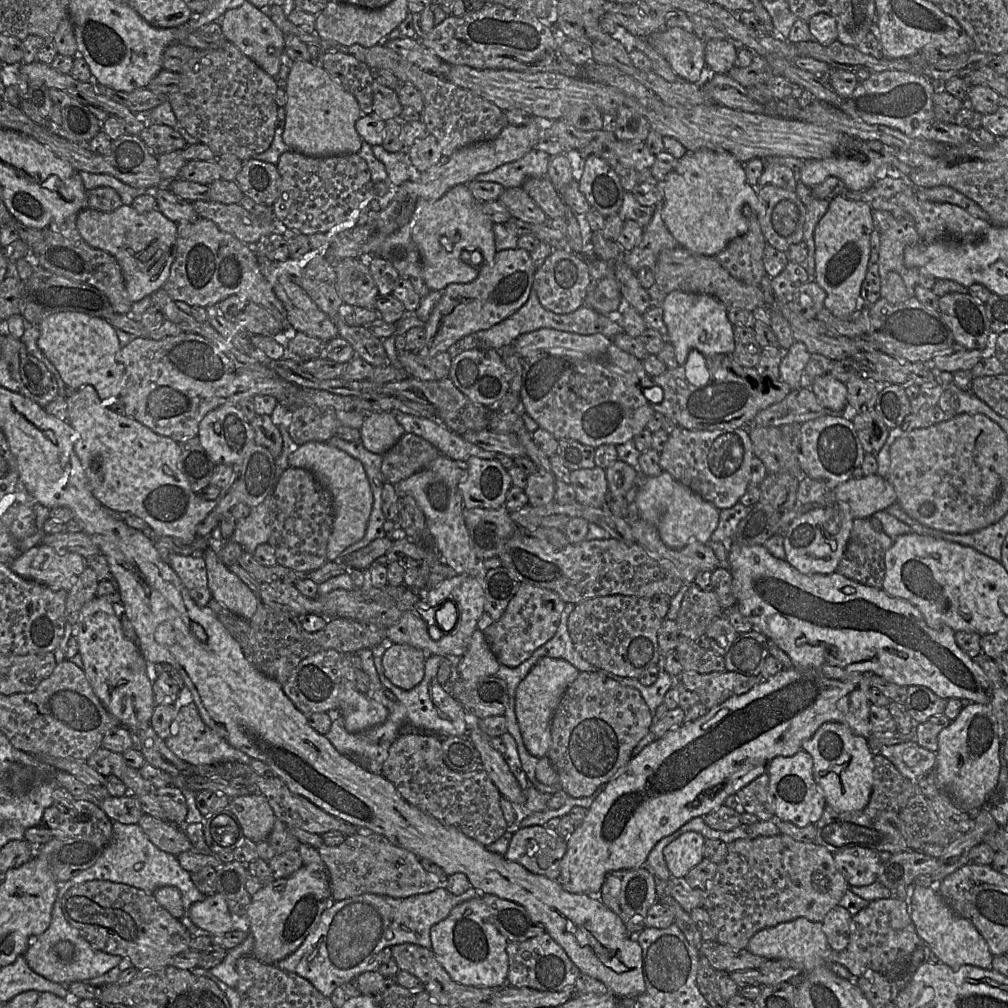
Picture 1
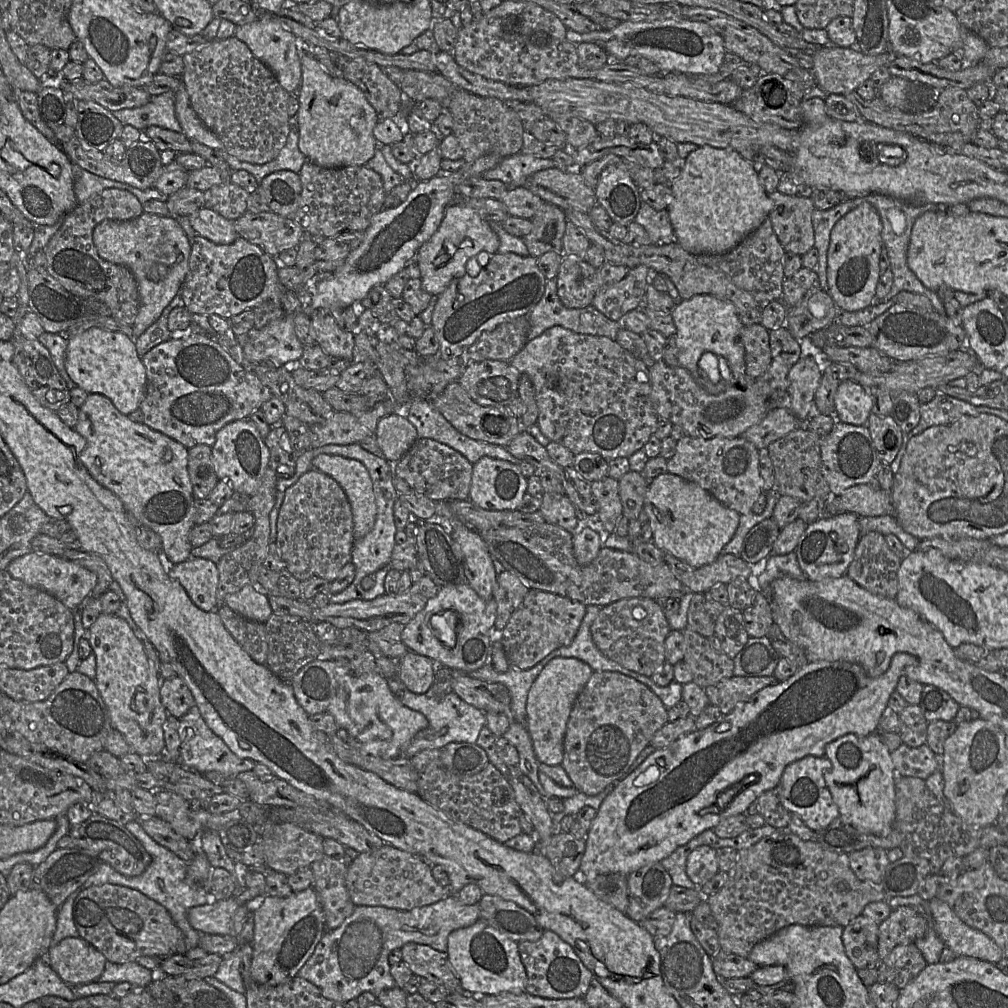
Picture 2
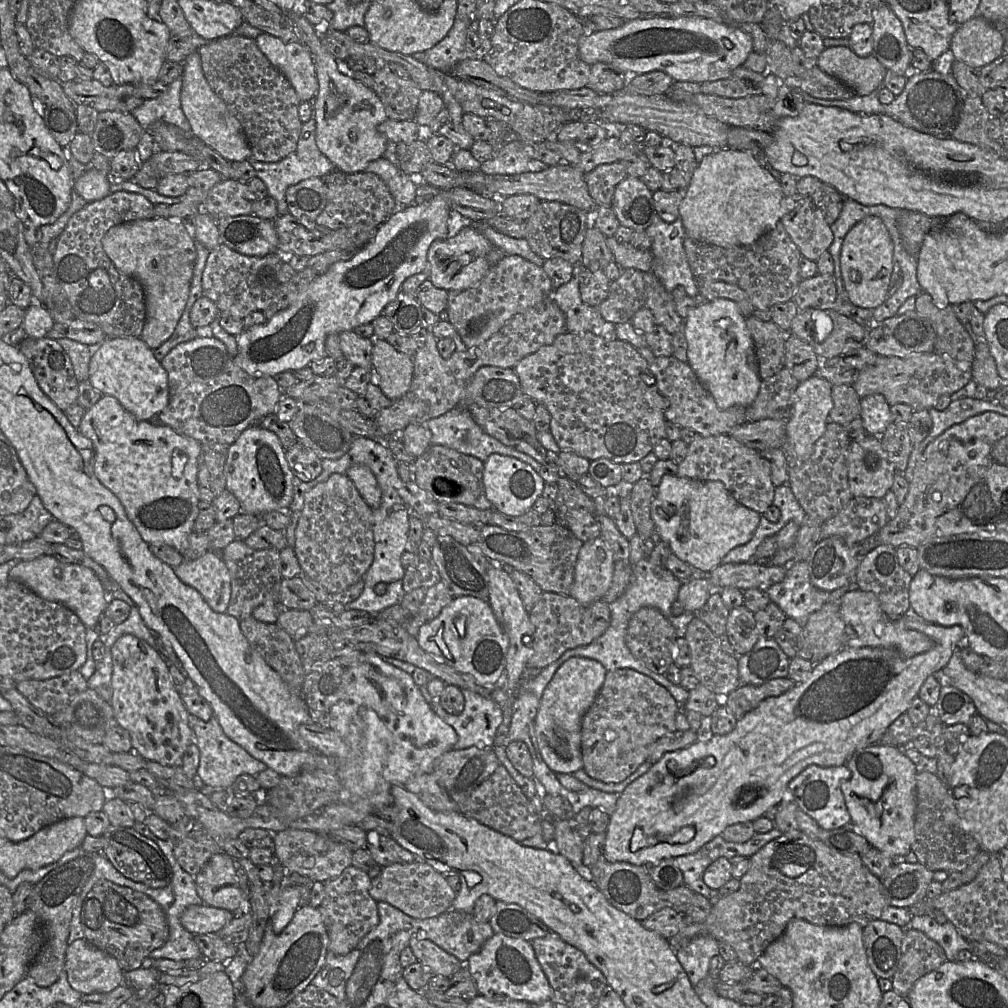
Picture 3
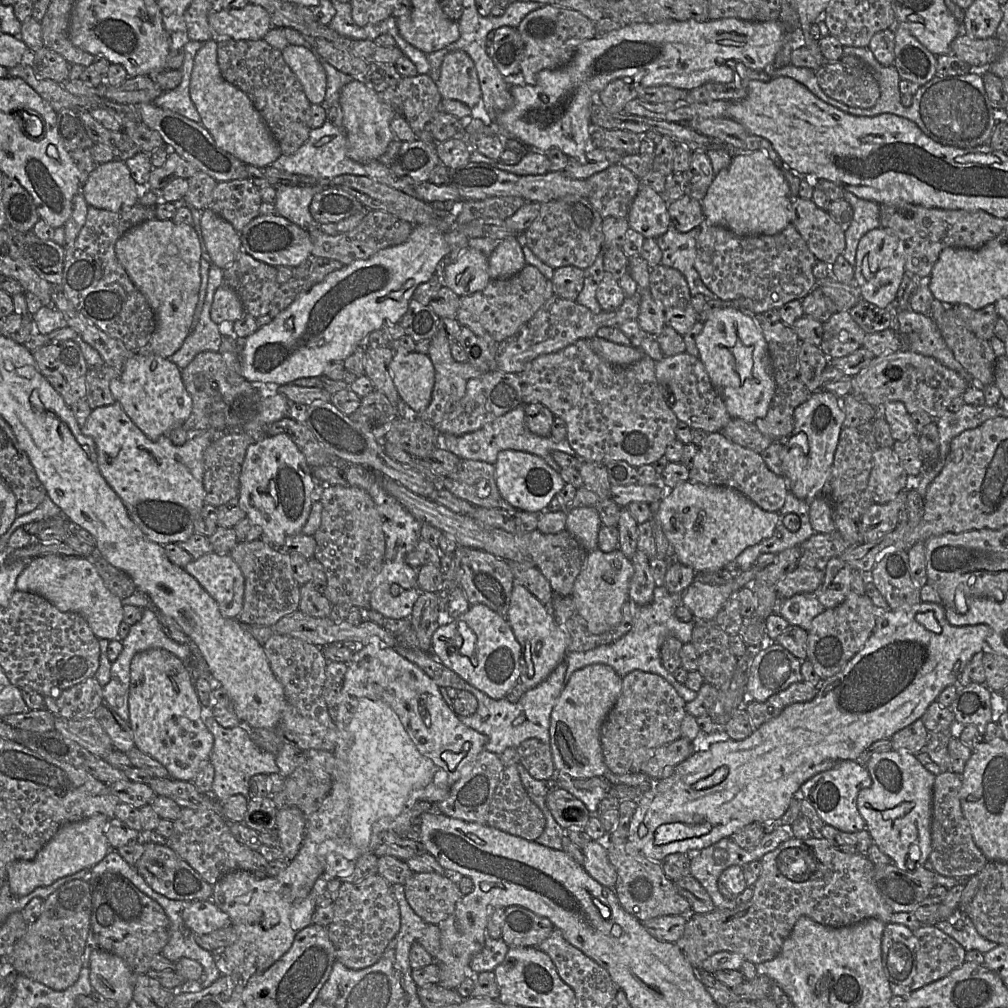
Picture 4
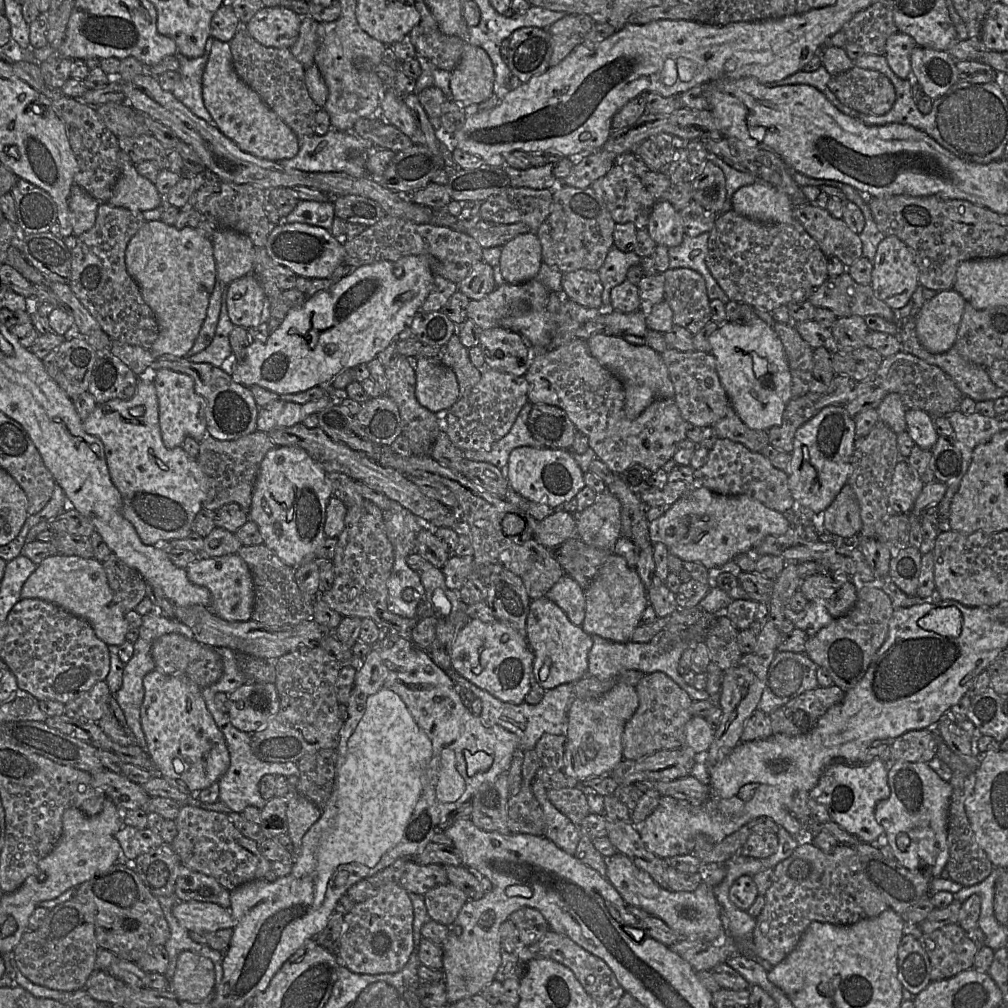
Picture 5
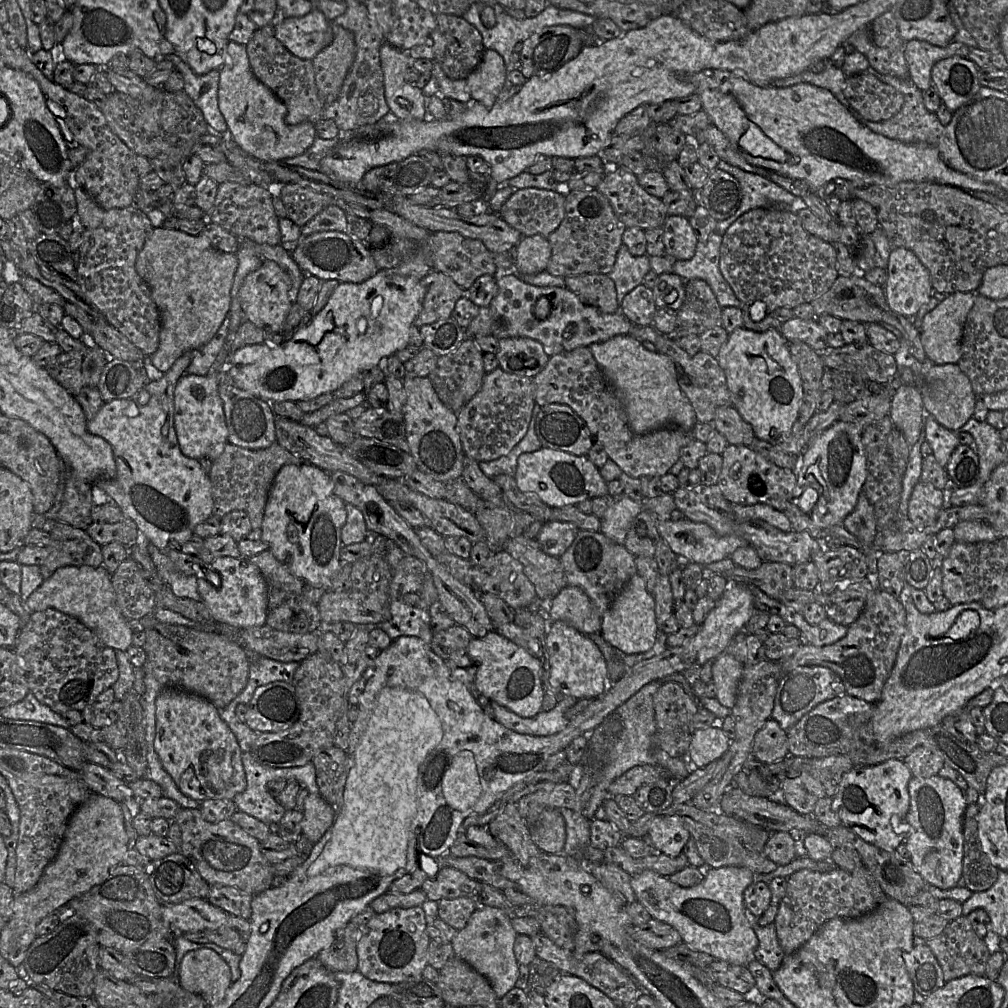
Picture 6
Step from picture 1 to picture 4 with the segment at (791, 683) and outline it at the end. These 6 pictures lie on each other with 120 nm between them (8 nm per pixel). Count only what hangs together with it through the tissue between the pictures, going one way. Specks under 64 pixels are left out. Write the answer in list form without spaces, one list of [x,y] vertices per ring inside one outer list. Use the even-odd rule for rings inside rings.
[[[920,601],[917,604],[895,610],[881,610],[876,620],[875,628],[863,648],[854,655],[845,667],[836,675],[822,680],[817,687],[816,696],[807,702],[794,703],[787,706],[777,717],[756,728],[744,740],[726,739],[716,742],[702,752],[695,752],[687,760],[679,764],[671,775],[649,785],[638,799],[638,805],[633,814],[629,832],[626,838],[626,850],[630,854],[640,854],[645,858],[660,863],[666,856],[675,853],[687,854],[690,851],[700,851],[722,838],[730,838],[733,833],[747,824],[779,820],[786,812],[791,799],[796,796],[801,785],[814,775],[833,768],[845,760],[855,761],[873,743],[890,739],[897,731],[919,720],[930,704],[936,701],[939,694],[948,686],[957,684],[958,679],[971,658],[986,648],[986,639],[991,630],[987,625],[953,626],[946,618],[943,605]]]

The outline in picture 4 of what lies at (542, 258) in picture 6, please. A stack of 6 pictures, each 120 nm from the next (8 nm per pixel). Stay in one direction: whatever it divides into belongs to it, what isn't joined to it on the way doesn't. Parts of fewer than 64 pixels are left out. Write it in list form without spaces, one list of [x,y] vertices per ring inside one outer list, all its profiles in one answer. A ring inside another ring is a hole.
[[[520,235],[509,236],[501,240],[488,256],[491,279],[505,279],[516,275],[526,265],[522,251],[523,241]]]

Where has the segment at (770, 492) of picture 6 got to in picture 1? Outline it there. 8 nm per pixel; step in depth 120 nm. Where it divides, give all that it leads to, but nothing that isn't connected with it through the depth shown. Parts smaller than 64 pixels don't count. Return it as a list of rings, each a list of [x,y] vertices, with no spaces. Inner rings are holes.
[[[676,426],[659,454],[659,463],[663,472],[722,510],[733,507],[745,493],[754,457],[747,428],[699,431]]]

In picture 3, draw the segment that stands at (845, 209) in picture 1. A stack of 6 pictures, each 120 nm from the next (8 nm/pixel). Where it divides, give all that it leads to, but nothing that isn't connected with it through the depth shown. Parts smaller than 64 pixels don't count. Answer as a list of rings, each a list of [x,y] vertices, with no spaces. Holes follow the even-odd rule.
[[[867,216],[846,234],[840,254],[840,270],[849,301],[862,308],[876,308],[888,297],[894,261],[894,247],[889,232],[877,216]]]

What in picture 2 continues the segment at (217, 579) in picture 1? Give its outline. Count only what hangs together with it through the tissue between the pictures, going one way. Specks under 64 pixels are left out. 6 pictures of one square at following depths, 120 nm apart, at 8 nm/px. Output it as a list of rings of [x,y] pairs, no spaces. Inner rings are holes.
[[[246,585],[240,591],[228,594],[224,604],[245,619],[266,622],[274,612],[268,596],[261,589],[260,585]]]

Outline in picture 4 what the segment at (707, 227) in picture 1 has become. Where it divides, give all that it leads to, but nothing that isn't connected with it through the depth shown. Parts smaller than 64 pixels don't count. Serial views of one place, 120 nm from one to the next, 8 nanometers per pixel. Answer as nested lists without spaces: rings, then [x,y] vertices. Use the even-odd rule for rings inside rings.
[[[765,150],[733,155],[728,167],[719,171],[700,201],[705,222],[723,226],[736,235],[775,235],[790,223],[793,198],[789,184]]]

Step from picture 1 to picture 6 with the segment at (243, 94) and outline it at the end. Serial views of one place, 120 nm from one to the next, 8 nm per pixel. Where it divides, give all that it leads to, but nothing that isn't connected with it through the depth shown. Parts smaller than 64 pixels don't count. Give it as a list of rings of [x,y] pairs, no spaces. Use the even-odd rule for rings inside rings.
[[[275,25],[258,28],[246,45],[246,51],[254,76],[285,104],[288,124],[311,122],[316,125],[323,120],[325,105],[319,95],[312,61],[292,54],[276,38]]]

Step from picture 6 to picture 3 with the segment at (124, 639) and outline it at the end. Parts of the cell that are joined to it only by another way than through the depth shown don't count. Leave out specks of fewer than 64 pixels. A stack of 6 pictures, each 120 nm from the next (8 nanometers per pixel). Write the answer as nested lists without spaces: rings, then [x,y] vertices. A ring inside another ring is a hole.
[[[53,555],[21,561],[10,570],[9,579],[21,582],[45,600],[66,606],[79,617],[87,629],[97,629],[110,600],[93,570],[78,564],[63,563]]]

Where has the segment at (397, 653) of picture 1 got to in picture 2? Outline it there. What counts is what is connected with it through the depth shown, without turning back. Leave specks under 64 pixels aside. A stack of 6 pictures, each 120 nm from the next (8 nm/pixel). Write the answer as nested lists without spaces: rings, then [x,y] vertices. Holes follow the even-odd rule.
[[[407,652],[398,662],[398,678],[413,693],[424,694],[436,682],[437,664],[425,656]]]

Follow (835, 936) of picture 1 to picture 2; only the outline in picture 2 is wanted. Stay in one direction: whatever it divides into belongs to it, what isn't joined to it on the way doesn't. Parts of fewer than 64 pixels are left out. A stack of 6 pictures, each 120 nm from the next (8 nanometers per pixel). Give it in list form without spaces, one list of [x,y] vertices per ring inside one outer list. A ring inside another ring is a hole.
[[[862,915],[843,927],[845,953],[856,969],[877,969],[878,933],[879,924]]]

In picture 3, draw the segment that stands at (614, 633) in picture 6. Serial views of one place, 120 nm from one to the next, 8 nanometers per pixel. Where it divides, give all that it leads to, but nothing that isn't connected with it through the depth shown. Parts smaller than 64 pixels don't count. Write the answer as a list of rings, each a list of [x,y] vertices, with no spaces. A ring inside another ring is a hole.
[[[601,536],[583,542],[569,595],[582,604],[600,601],[611,586],[614,562],[613,551]]]

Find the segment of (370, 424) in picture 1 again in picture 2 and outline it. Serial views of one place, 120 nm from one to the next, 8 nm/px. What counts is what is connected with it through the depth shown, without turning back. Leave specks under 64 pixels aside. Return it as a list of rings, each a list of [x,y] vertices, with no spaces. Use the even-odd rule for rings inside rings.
[[[397,413],[381,418],[374,434],[382,455],[388,461],[398,461],[417,440],[416,428]]]

